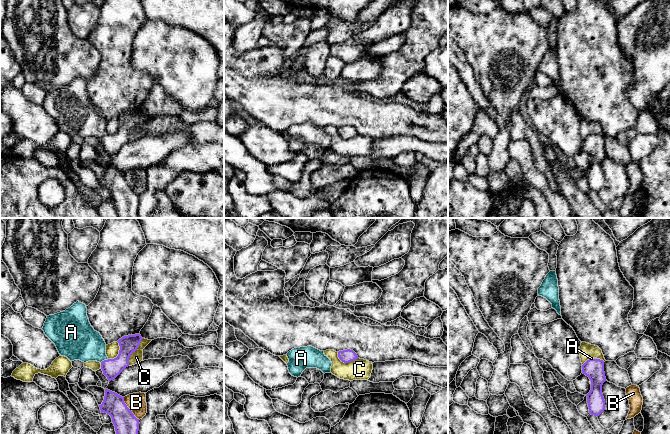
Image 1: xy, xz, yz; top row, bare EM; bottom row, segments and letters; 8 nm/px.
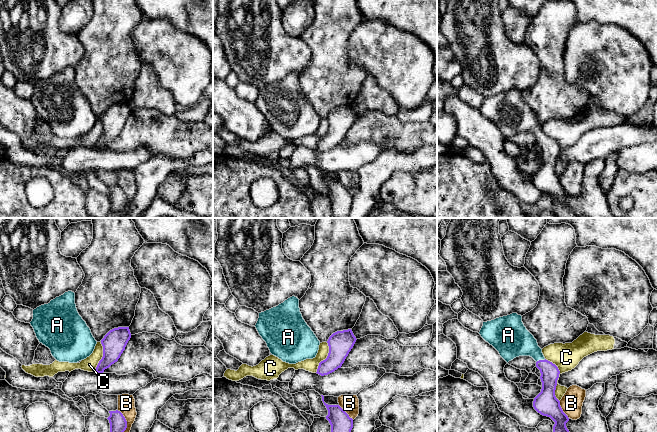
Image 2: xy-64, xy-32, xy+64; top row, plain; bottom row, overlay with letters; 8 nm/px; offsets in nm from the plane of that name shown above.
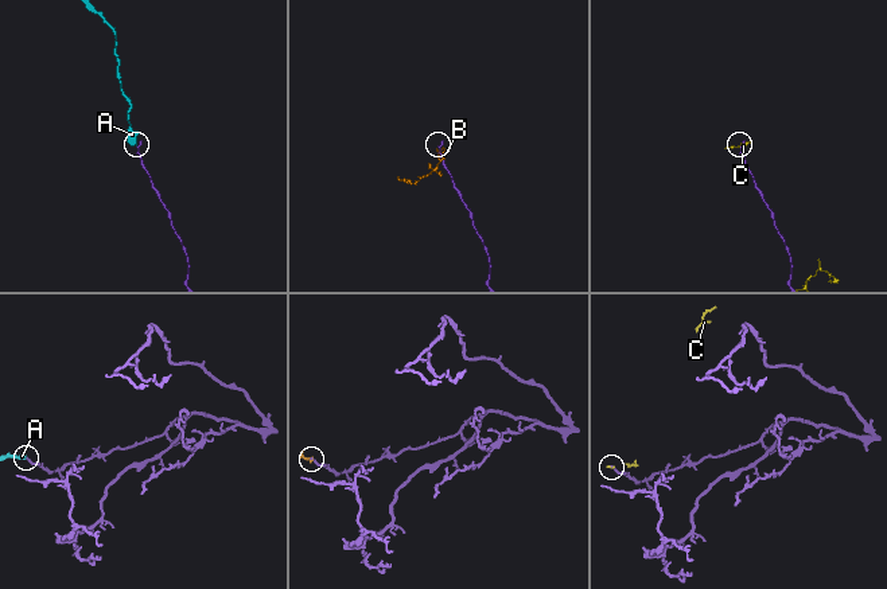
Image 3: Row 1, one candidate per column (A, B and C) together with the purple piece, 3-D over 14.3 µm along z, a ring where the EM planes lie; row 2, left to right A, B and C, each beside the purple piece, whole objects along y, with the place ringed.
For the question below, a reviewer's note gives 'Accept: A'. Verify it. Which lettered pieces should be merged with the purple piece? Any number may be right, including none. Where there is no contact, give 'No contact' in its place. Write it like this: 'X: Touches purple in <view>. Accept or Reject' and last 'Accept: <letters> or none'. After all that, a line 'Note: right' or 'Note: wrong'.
A: Touches purple in xy. Accept
B: Touches purple in xy. Reject
C: Touches purple in xy. Reject
Accept: A
Note: right

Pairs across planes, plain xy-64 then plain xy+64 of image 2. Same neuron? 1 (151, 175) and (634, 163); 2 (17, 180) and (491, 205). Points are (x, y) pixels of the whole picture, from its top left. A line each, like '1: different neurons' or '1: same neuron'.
1: same neuron
2: same neuron

